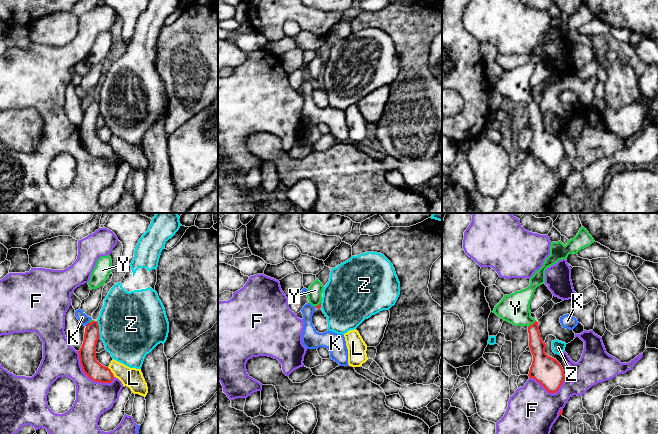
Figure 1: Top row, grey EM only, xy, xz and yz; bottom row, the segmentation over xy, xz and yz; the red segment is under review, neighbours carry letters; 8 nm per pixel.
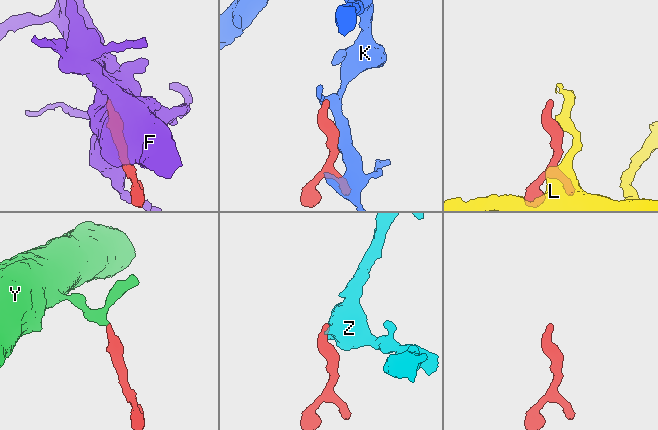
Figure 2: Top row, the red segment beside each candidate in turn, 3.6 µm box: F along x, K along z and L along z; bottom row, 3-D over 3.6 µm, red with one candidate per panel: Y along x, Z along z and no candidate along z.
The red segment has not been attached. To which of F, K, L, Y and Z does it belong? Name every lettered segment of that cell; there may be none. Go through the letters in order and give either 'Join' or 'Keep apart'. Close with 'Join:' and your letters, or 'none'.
F: Keep apart
K: Keep apart
L: Keep apart
Y: Join
Z: Keep apart
Join: Y

